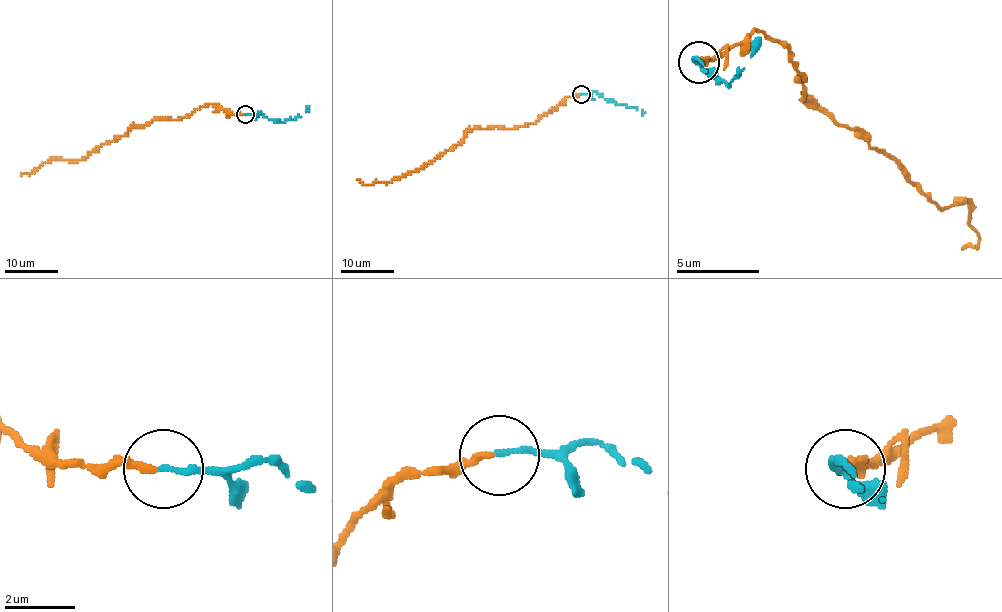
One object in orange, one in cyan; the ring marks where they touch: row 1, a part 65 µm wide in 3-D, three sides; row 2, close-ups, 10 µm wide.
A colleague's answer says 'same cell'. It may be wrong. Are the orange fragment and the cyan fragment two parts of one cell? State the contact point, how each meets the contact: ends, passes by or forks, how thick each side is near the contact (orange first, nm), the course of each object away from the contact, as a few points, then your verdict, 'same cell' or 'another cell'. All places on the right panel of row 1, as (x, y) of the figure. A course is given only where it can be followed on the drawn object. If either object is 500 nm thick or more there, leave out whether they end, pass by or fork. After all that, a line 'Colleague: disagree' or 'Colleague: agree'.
at (699, 62); orange ends there; cyan ends there; 180 nm thick on the orange side, 160 nm on the other; orange runs (700, 61), (766, 32), (803, 73), (803, 98), (878, 148), (936, 206), (969, 202), (977, 247), (961, 251); cyan runs (700, 61), (691, 61), (729, 86), (745, 69), (762, 36); another cell
Colleague: disagree

